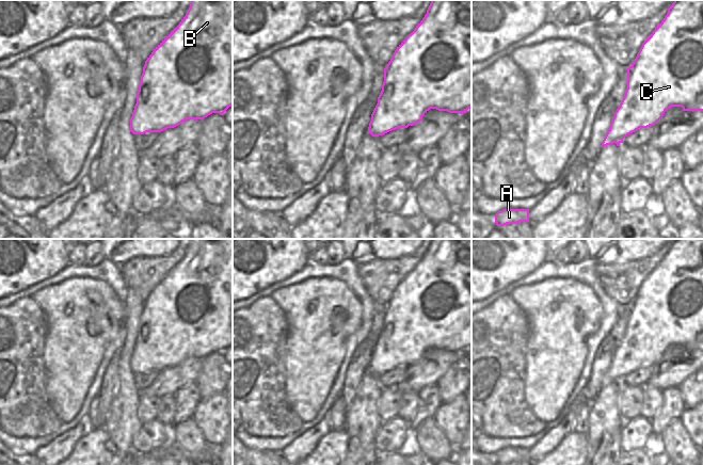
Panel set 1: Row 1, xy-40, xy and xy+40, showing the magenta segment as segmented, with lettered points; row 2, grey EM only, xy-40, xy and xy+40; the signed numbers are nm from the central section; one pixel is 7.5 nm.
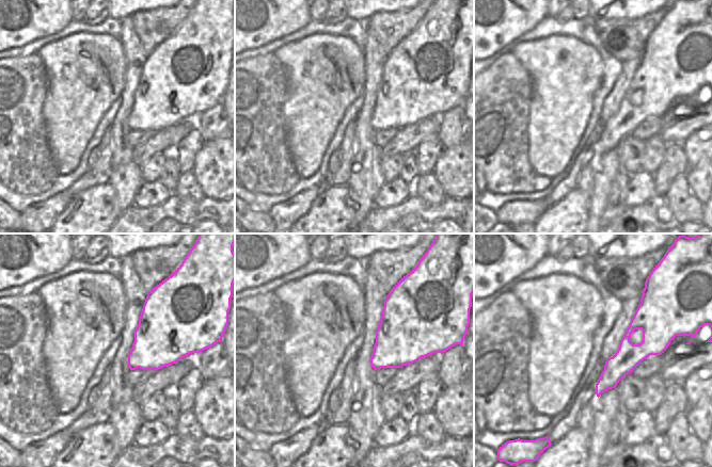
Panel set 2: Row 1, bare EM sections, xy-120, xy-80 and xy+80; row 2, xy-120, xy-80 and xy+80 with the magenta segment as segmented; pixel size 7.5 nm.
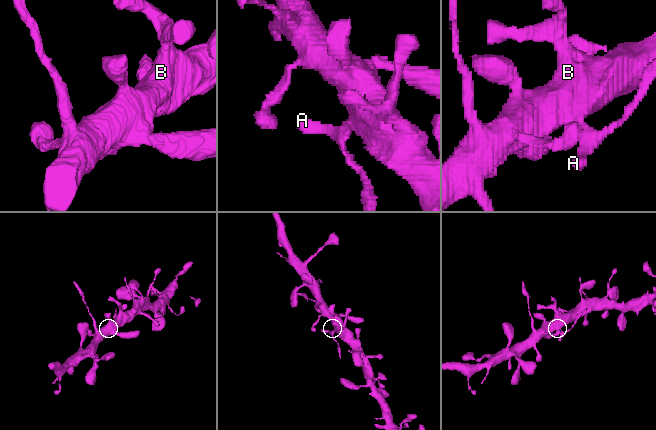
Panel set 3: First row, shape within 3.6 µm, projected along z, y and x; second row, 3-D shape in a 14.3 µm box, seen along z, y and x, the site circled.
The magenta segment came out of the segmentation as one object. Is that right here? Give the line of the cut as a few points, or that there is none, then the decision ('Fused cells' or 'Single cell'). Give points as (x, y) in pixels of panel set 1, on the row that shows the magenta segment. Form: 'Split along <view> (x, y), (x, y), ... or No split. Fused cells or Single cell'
Split along xy+40 (609, 129), (622, 139). Fused cells.

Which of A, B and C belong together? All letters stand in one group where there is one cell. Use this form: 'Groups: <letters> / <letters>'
Groups: A / B C.

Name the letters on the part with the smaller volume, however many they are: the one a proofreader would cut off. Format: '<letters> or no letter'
A

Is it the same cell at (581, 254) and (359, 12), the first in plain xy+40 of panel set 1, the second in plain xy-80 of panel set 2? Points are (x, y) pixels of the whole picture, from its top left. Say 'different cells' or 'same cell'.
different cells

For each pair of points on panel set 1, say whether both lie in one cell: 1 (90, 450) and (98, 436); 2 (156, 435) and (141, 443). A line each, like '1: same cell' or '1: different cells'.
1: same cell
2: same cell

